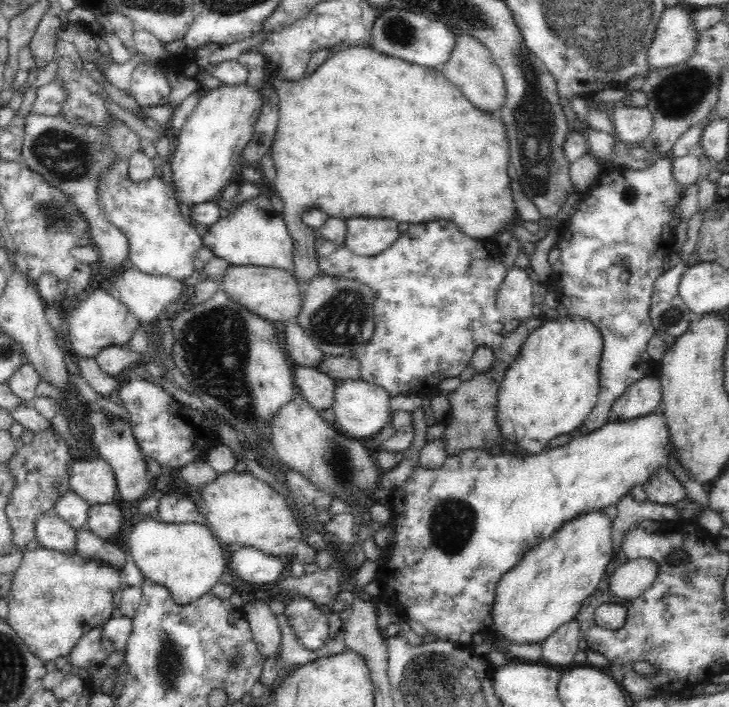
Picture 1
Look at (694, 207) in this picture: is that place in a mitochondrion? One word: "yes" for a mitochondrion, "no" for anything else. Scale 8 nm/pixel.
no

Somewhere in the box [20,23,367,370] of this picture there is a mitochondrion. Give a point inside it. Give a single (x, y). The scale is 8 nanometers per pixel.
(62, 154)

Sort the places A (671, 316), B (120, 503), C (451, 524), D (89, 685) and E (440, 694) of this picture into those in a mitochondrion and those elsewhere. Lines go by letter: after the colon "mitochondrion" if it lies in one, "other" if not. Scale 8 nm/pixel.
A: mitochondrion
B: other
C: mitochondrion
D: other
E: mitochondrion

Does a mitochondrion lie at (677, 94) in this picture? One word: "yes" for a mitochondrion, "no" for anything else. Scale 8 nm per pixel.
yes

